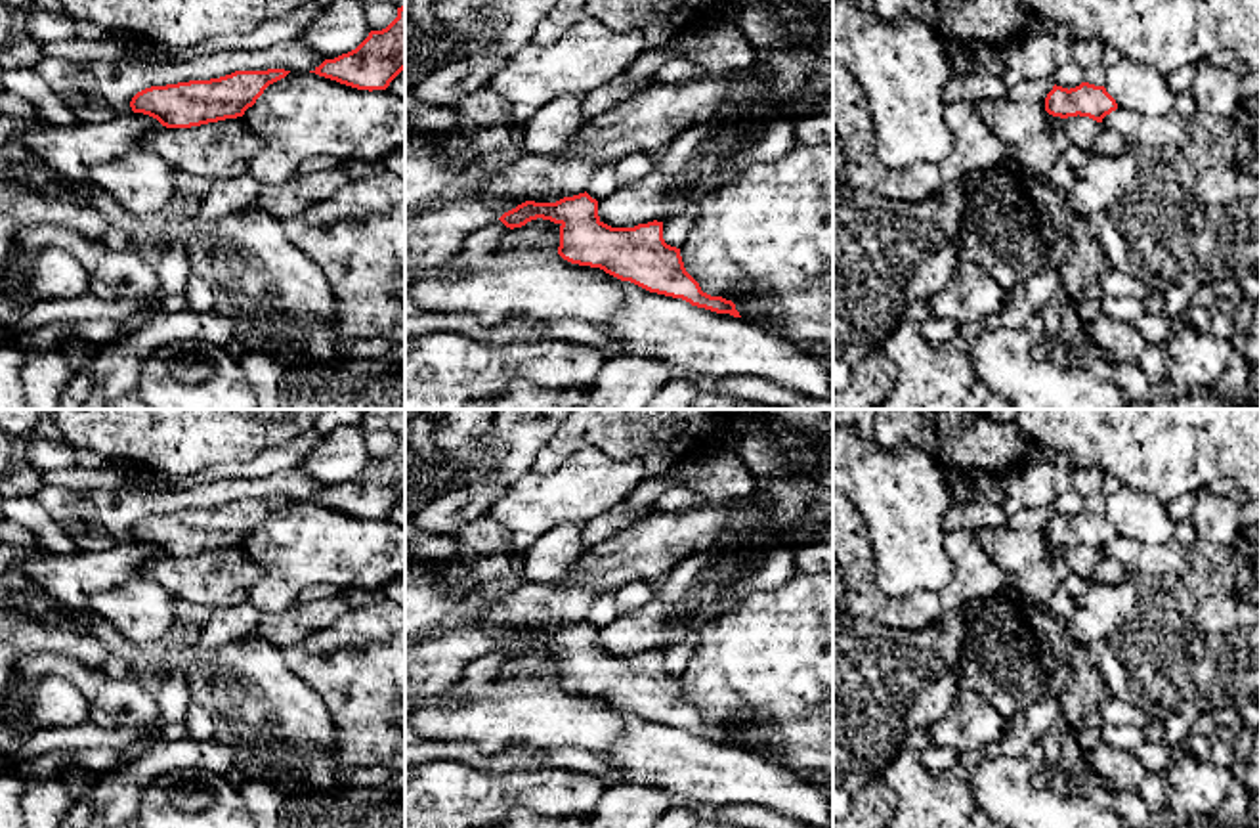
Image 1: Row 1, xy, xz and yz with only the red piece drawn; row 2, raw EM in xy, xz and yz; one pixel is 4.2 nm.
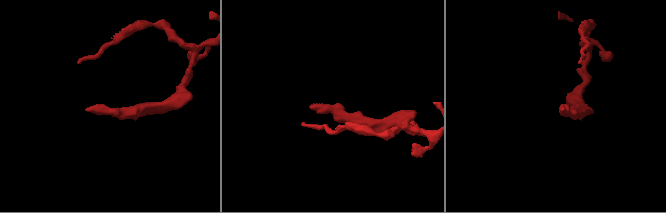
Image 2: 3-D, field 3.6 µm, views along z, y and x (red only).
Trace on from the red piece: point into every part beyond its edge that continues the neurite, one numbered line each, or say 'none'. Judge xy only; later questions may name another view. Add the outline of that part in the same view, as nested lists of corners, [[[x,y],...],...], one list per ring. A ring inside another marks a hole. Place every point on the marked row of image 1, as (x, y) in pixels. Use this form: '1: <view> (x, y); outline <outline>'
none

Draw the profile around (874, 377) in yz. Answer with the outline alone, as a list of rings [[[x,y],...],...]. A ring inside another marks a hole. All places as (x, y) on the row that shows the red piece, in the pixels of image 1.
[[[883,350],[852,367],[850,384],[833,394],[833,409],[879,409],[896,384],[898,369]]]

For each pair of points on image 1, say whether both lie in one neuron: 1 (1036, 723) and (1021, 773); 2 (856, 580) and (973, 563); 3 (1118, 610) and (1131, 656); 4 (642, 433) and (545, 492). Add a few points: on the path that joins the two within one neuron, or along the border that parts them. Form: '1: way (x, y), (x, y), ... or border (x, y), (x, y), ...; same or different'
1: border (1023, 754), (986, 760); different
2: way (887, 607), (931, 607), (942, 603), (952, 593); same
3: border (1160, 599), (1133, 614), (1095, 653); different
4: border (562, 463), (598, 446), (637, 457), (646, 475); different

